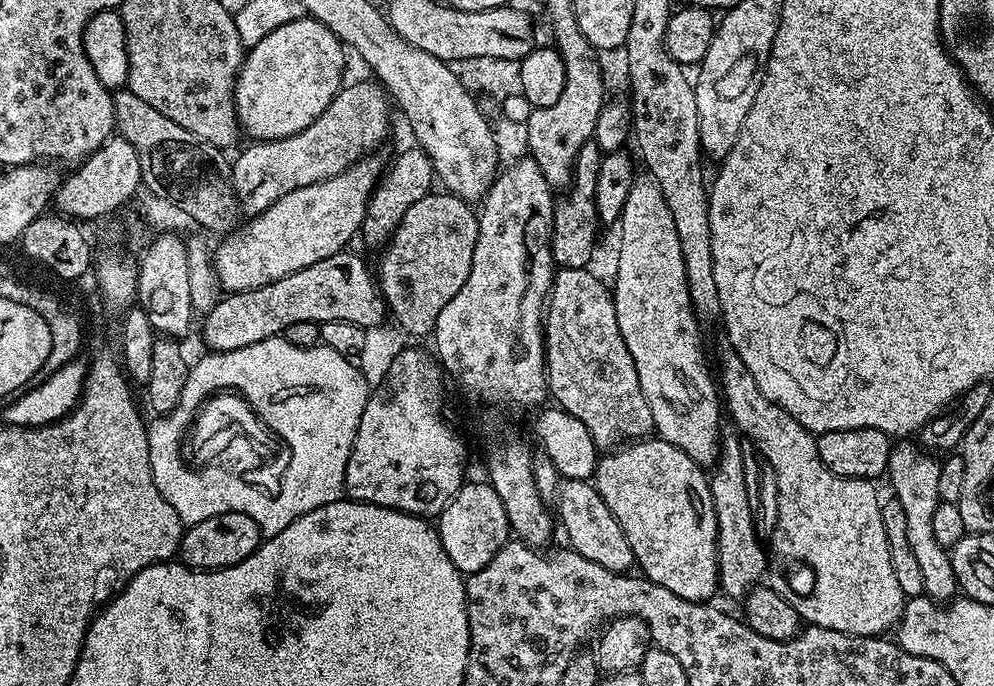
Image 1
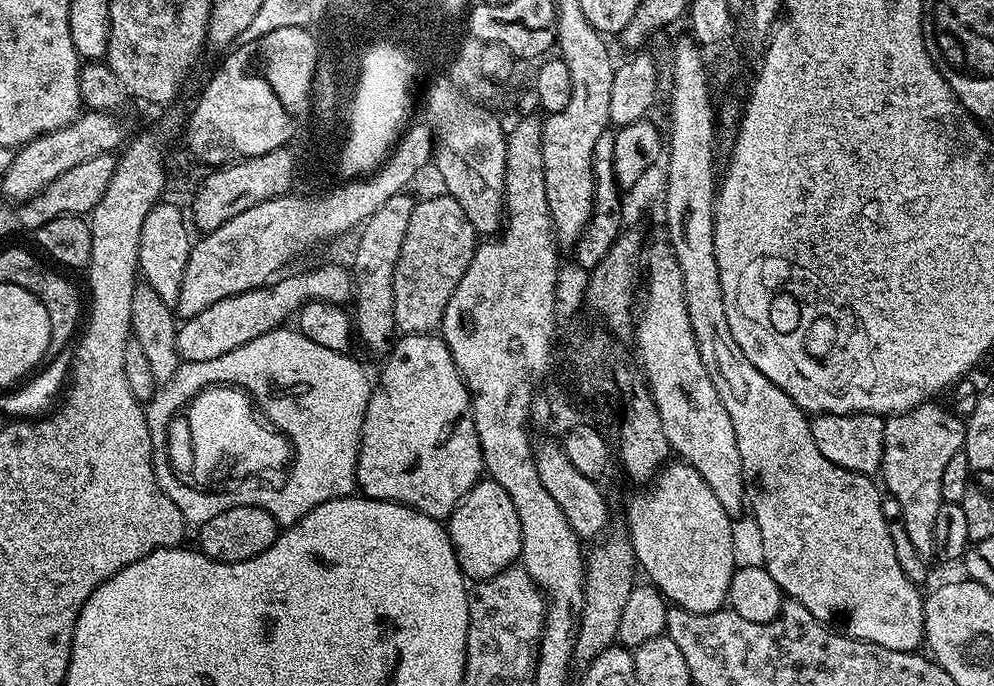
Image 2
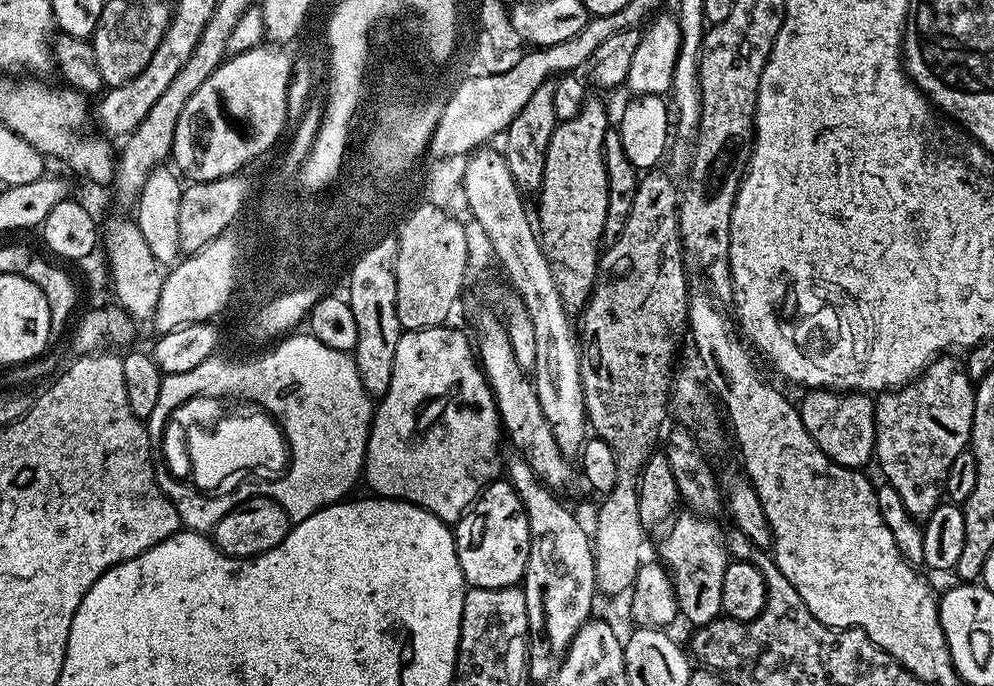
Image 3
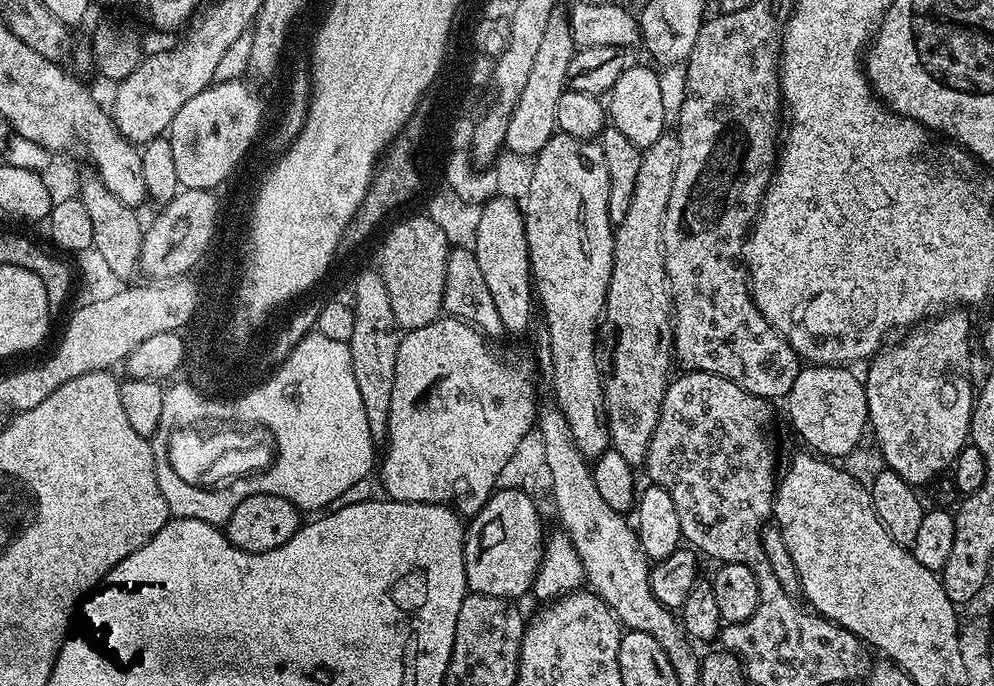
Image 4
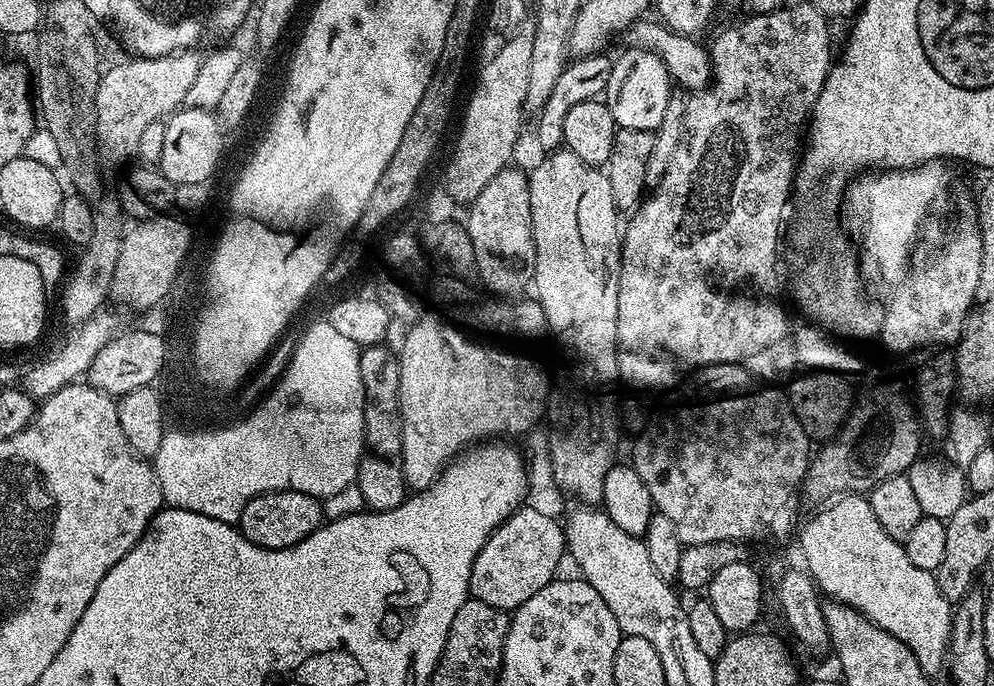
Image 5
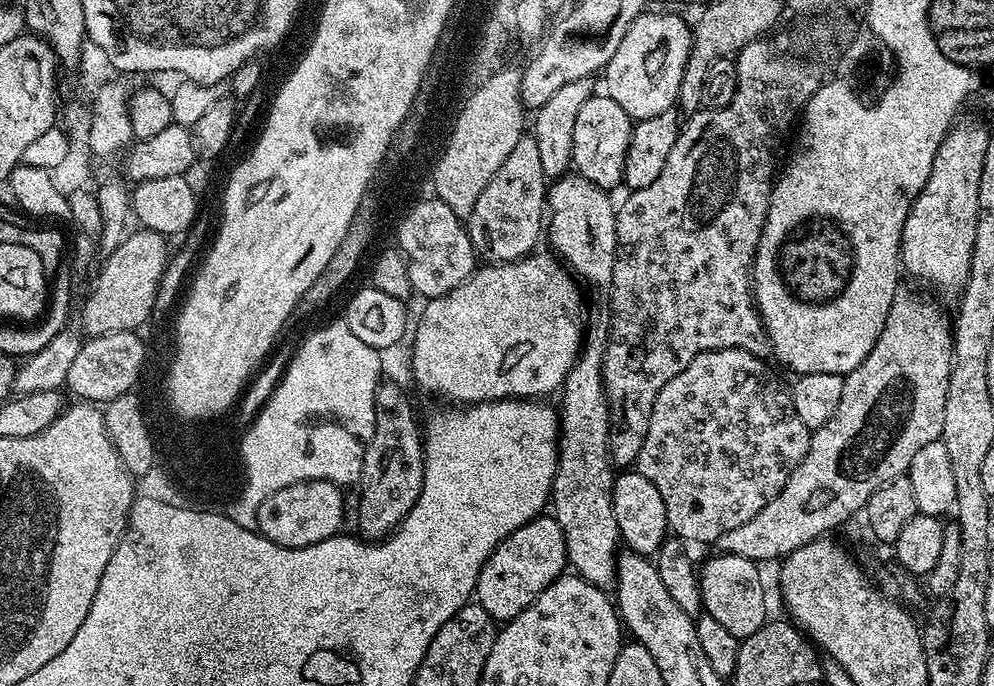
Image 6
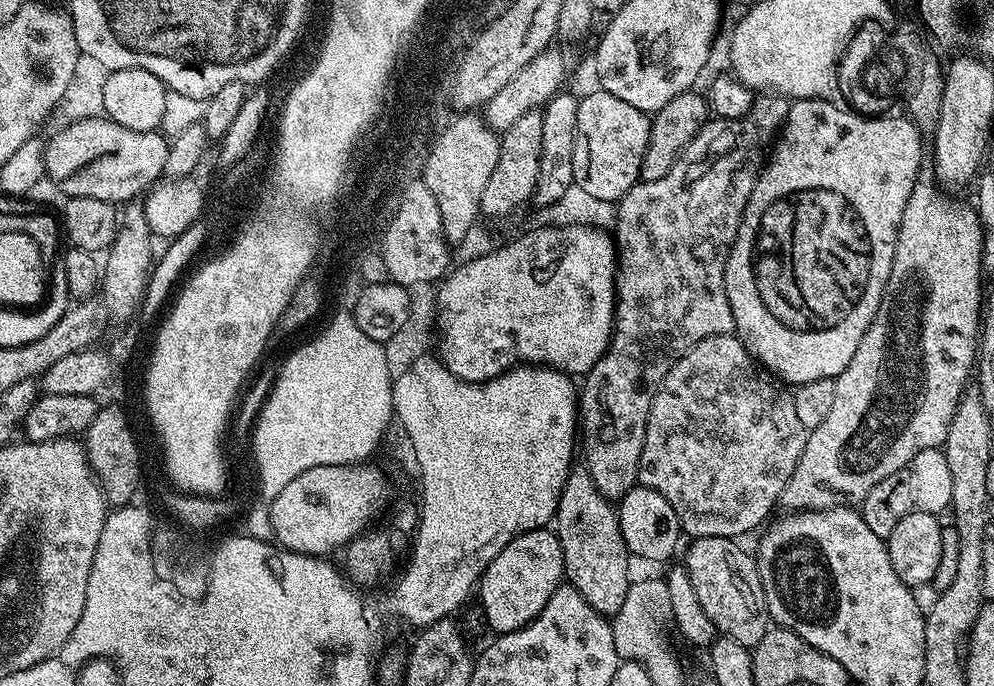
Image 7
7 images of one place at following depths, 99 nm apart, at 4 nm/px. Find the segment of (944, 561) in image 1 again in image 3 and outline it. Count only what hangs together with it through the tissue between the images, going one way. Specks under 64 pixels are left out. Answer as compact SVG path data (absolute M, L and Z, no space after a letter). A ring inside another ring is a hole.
M945 354L928 363L928 367L912 381L899 390L889 390L875 397L876 406L876 451L875 463L880 463L884 471L883 479L902 498L902 506L910 510L917 522L928 519L937 504L942 500L942 481L950 470L950 462L958 458L969 447L974 426L974 402L976 390L974 382L968 376L966 364L956 354Z

